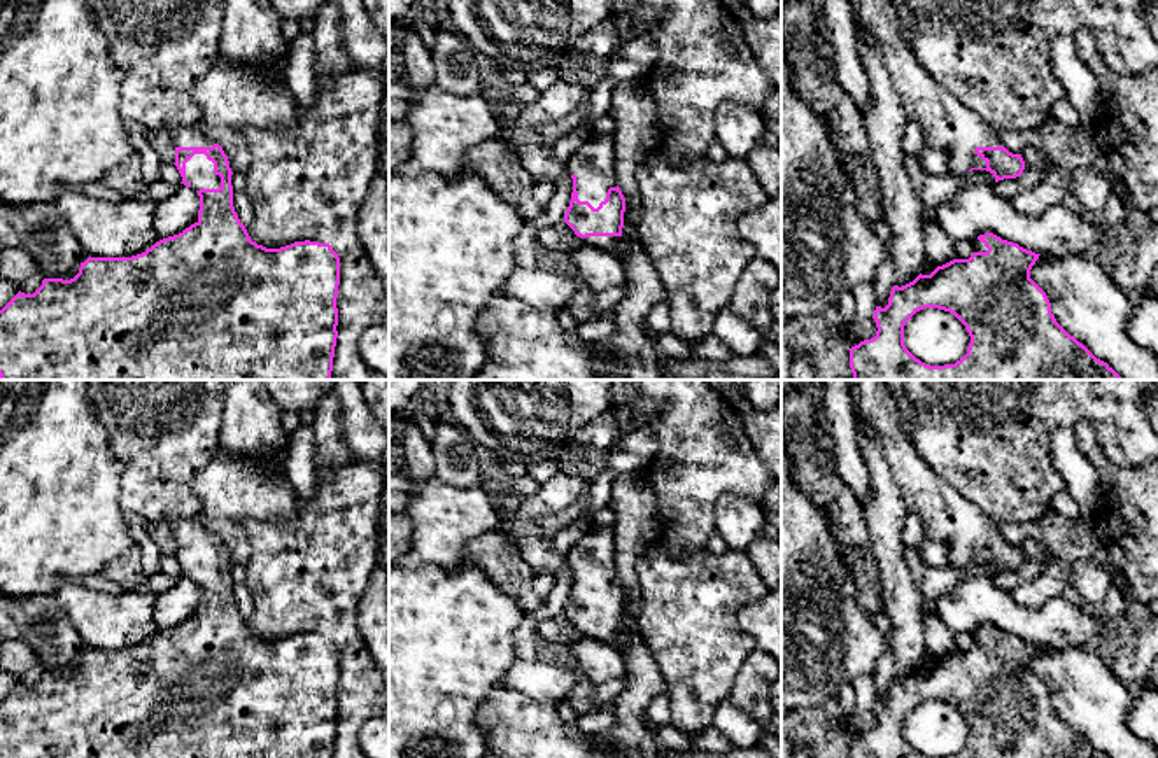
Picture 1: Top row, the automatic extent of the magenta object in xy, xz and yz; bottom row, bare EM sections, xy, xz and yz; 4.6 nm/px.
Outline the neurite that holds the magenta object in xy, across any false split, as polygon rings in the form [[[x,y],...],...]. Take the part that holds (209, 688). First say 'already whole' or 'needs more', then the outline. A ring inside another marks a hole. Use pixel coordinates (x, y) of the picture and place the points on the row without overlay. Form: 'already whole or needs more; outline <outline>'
needs more; outline [[[203,516],[170,523],[175,537],[175,558],[184,578],[200,588],[198,613],[182,625],[156,634],[131,649],[88,649],[70,670],[44,670],[33,686],[18,684],[0,702],[0,758],[333,758],[338,730],[340,649],[329,635],[294,634],[280,641],[266,641],[251,632],[233,599],[231,560],[222,539],[205,527]]]

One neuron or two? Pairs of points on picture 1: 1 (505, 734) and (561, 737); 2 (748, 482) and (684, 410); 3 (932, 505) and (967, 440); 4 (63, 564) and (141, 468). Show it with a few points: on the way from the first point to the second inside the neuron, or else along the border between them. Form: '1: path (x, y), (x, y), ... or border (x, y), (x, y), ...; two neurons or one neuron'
1: path (519, 734), (524, 737), (547, 737); one neuron
2: path (731, 464), (696, 428); one neuron
3: border (917, 450), (976, 506); two neurons
4: border (112, 454), (120, 466), (120, 506), (123, 510); two neurons

